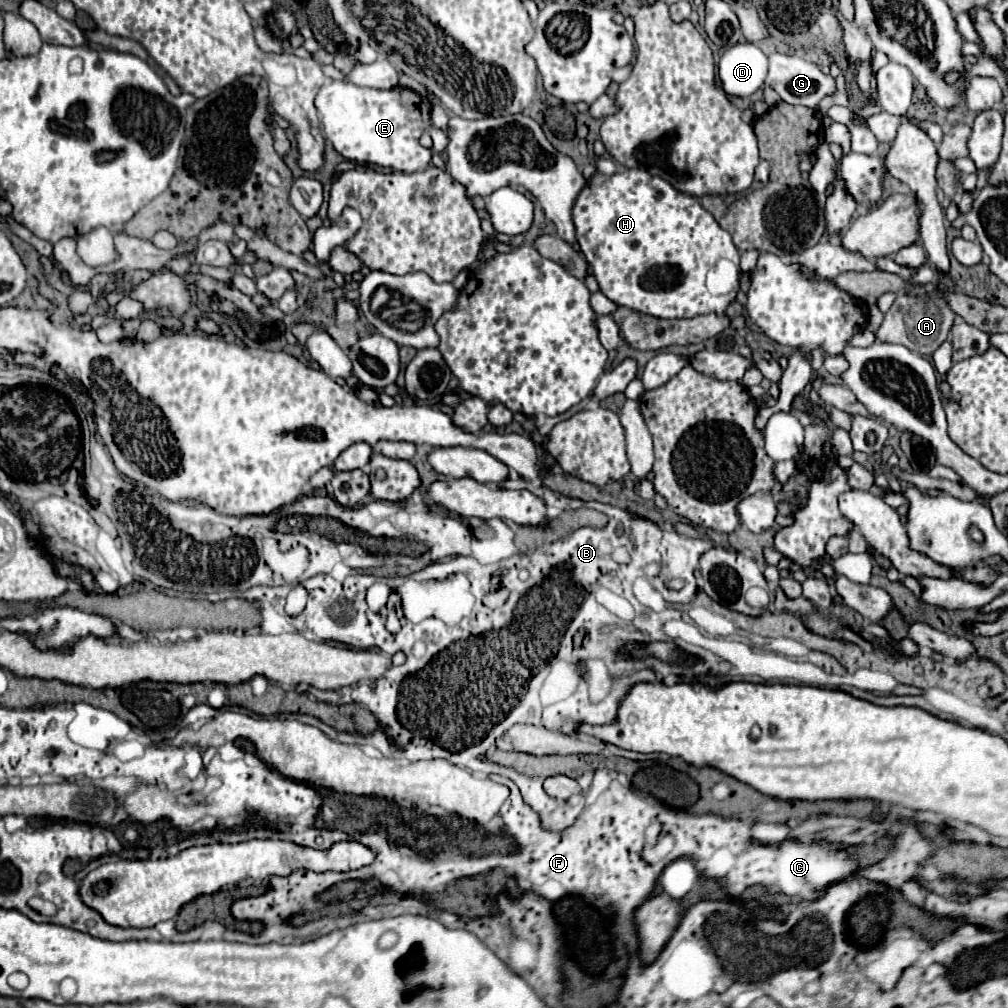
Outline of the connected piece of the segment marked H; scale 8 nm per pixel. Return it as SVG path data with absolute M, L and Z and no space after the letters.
M623 169L609 177L595 173L573 205L573 223L577 243L593 269L599 289L617 305L659 319L685 319L709 313L723 315L735 299L735 291L731 295L713 297L705 287L707 271L719 259L729 259L739 265L739 251L733 245L731 235L719 227L697 197L675 191L665 179L651 175L645 169Z

